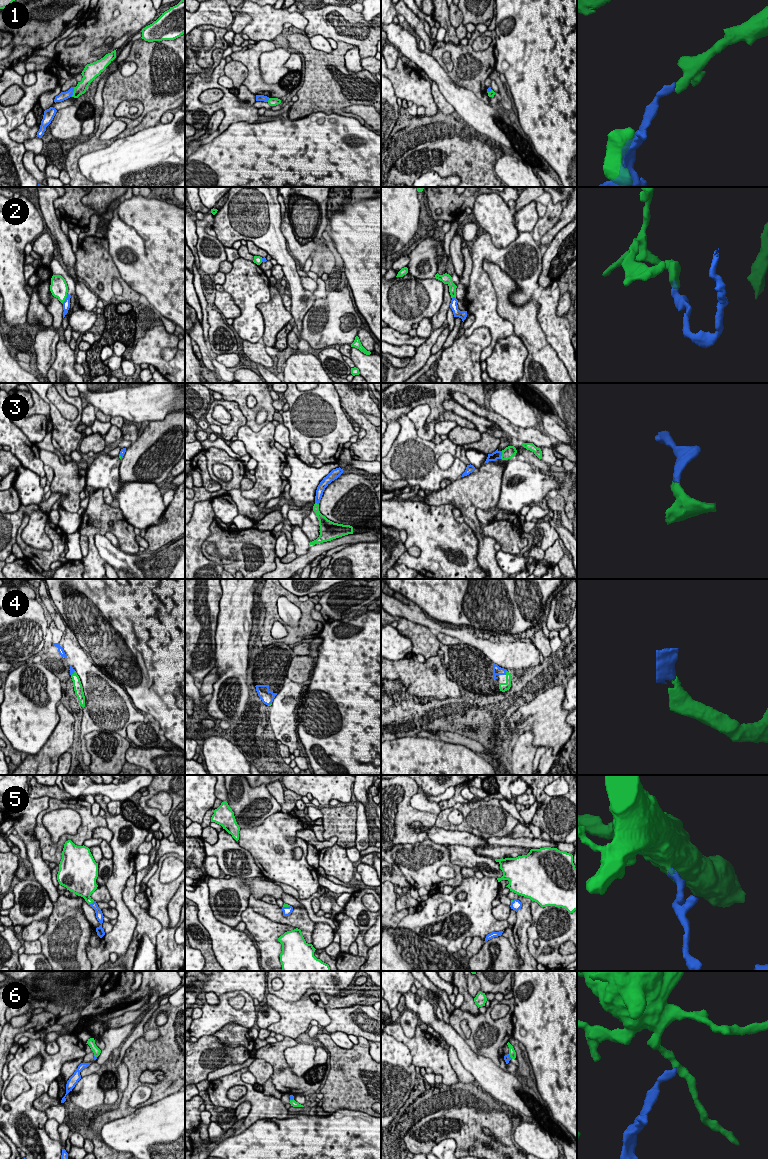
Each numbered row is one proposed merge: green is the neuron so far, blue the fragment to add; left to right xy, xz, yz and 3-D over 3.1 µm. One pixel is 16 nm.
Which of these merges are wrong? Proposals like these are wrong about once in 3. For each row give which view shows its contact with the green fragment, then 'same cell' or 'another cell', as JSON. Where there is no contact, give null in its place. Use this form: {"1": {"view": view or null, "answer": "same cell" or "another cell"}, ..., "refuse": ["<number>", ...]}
{"1": {"view": "xy", "answer": "another cell"}, "2": {"view": "xy", "answer": "another cell"}, "3": {"view": "yz", "answer": "same cell"}, "4": {"view": "yz", "answer": "same cell"}, "5": {"view": "xy", "answer": "same cell"}, "6": {"view": "yz", "answer": "another cell"}, "refuse": ["1", "2", "6"]}

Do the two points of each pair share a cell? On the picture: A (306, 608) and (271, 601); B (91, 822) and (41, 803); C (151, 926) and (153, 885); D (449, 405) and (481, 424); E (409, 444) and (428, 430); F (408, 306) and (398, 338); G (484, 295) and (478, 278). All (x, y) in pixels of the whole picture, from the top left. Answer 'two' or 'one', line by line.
A: one
B: two
C: two
D: one
E: two
F: two
G: one

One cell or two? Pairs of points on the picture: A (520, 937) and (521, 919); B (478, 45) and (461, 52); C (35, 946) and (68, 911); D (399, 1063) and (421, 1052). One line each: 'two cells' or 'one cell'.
A: one cell
B: two cells
C: two cells
D: two cells

